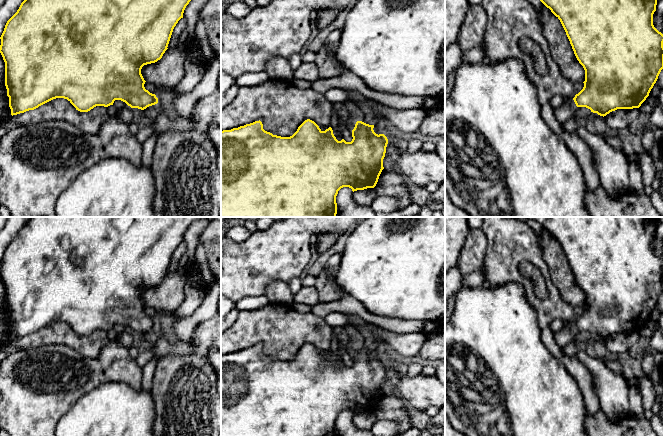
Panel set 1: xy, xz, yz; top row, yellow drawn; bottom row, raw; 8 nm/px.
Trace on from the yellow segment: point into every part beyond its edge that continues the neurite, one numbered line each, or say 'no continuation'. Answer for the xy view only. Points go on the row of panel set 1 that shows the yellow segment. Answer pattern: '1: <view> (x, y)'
no continuation

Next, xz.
1: xz (372, 116)

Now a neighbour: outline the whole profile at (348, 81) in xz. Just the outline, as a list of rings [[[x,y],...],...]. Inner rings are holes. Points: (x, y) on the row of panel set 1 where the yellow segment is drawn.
[[[349,71],[333,78],[319,79],[311,82],[311,89],[319,93],[324,94],[331,88],[356,91],[367,99],[397,110],[422,107],[422,99],[418,96],[400,96],[370,89],[357,75]]]

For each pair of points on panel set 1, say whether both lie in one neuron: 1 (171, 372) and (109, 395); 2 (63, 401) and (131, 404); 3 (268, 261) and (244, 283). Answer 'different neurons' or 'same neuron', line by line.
1: different neurons
2: different neurons
3: same neuron

